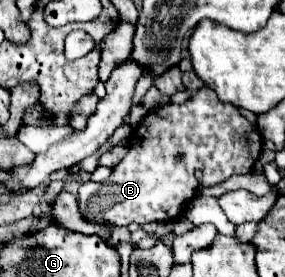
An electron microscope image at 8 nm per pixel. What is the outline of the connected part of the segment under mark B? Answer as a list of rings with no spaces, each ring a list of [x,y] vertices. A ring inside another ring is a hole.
[[[208,86],[200,88],[196,96],[184,104],[166,104],[154,108],[146,114],[140,126],[128,138],[128,154],[122,158],[118,166],[114,166],[112,176],[104,184],[86,182],[78,190],[78,208],[80,214],[94,224],[100,226],[128,226],[132,222],[170,222],[182,216],[182,210],[188,200],[196,196],[200,186],[214,186],[228,180],[232,174],[248,174],[252,172],[256,160],[260,158],[262,136],[254,124],[250,124],[240,112],[228,104],[218,100],[216,92]],[[176,154],[182,154],[182,160],[176,160]]]

